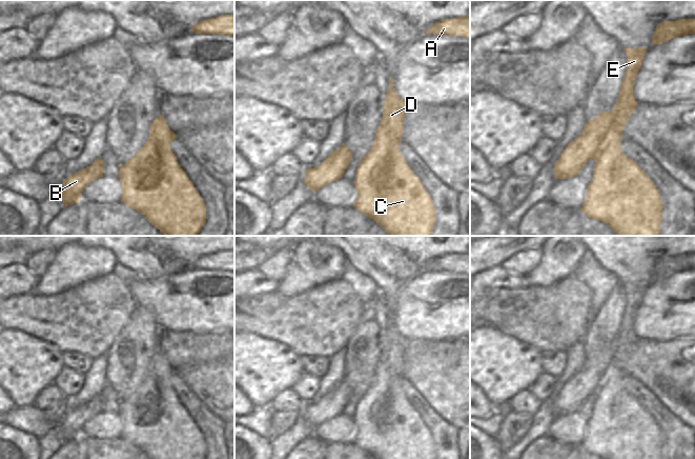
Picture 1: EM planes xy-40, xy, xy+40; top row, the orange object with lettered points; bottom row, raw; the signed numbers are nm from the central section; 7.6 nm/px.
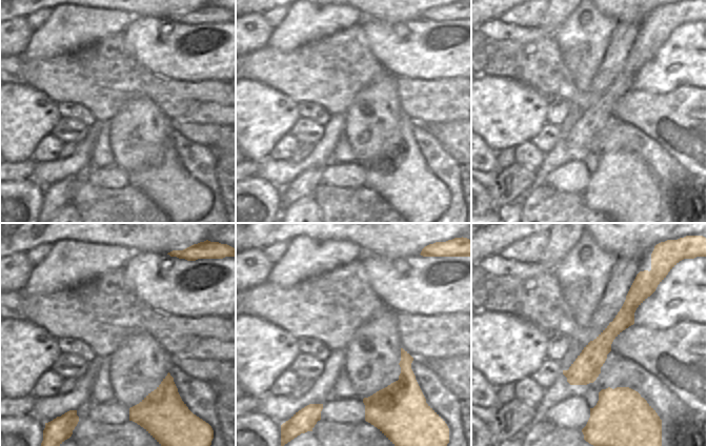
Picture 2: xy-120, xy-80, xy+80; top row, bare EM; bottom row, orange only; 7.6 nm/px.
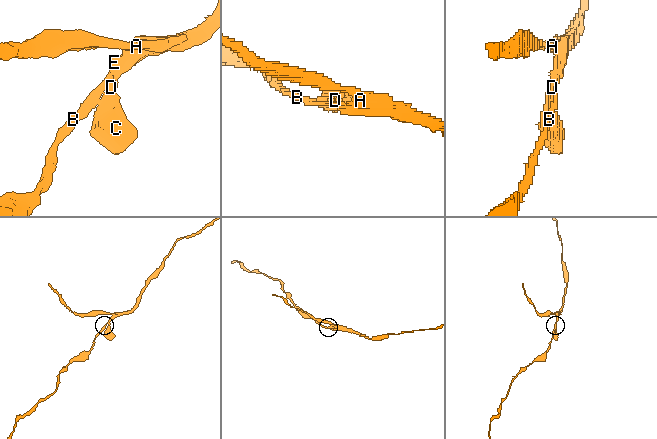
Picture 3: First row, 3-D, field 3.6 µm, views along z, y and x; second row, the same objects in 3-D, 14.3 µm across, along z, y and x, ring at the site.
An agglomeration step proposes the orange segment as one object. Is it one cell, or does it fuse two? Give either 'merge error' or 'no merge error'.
merge error

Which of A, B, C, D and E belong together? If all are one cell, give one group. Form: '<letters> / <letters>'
A B E / C D

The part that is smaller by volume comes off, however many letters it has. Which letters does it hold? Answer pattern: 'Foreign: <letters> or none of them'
Foreign: C, D

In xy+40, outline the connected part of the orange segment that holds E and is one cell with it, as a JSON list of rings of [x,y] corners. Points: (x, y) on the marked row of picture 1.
[[[624,48],[627,54],[627,71],[620,85],[618,100],[612,112],[602,112],[594,120],[585,122],[582,132],[564,149],[555,162],[556,179],[569,179],[579,174],[588,160],[595,159],[602,140],[615,122],[619,109],[634,104],[633,85],[647,48]]]

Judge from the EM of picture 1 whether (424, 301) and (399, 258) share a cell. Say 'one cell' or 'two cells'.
two cells

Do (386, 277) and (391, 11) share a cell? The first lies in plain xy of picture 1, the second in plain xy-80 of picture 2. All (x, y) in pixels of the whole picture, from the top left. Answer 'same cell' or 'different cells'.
same cell

